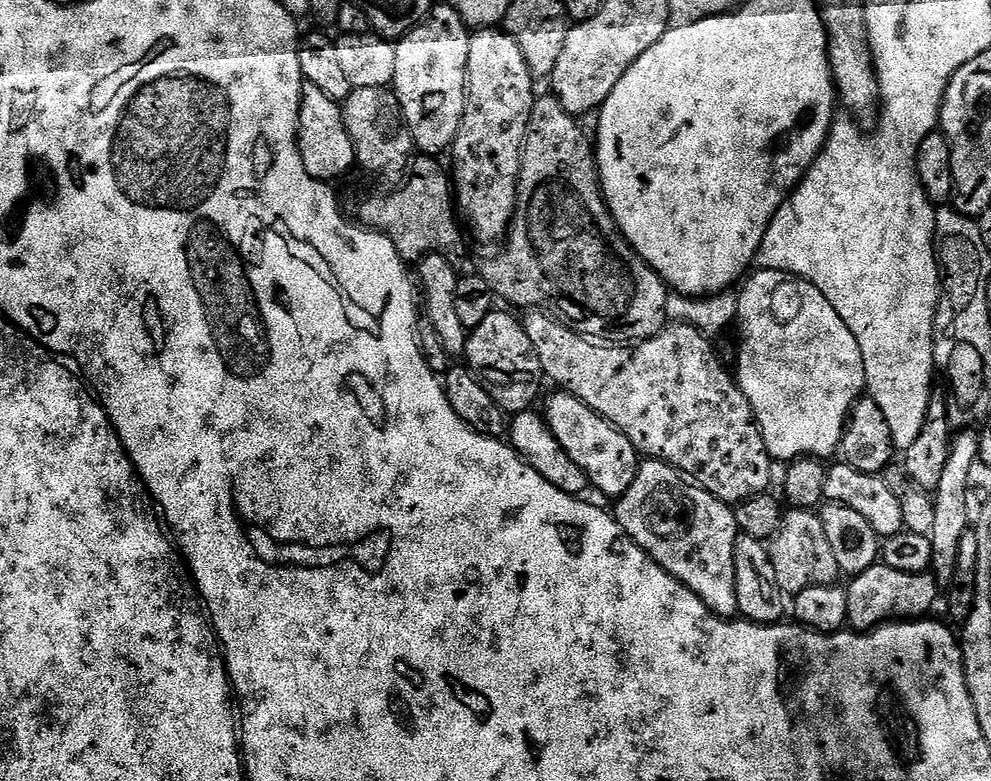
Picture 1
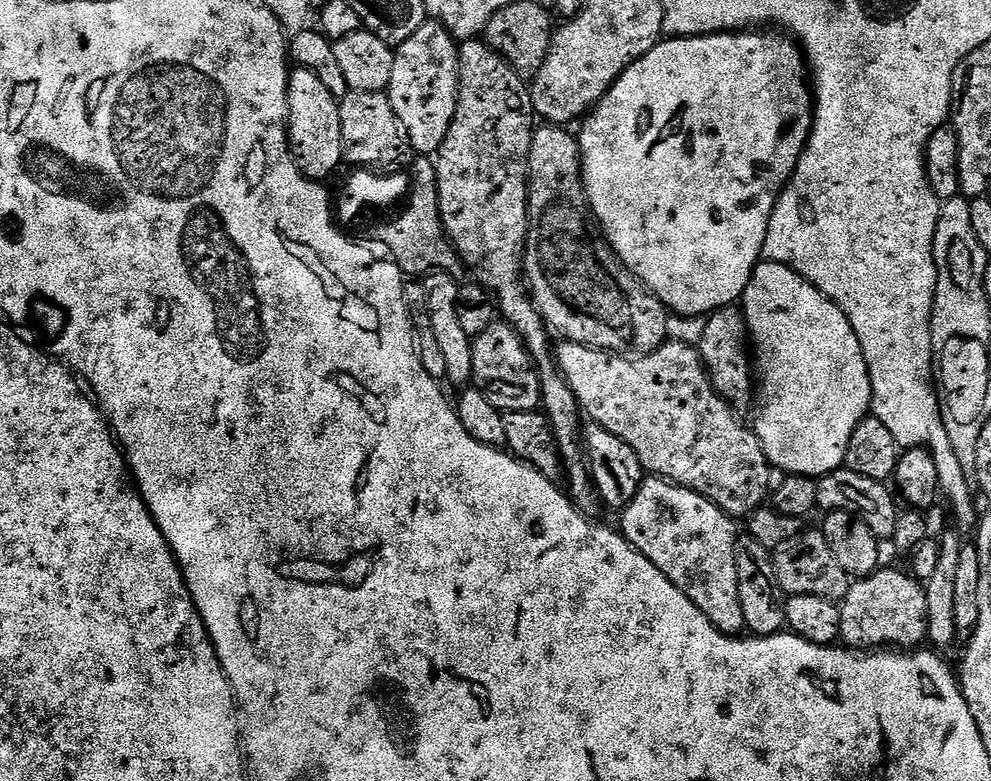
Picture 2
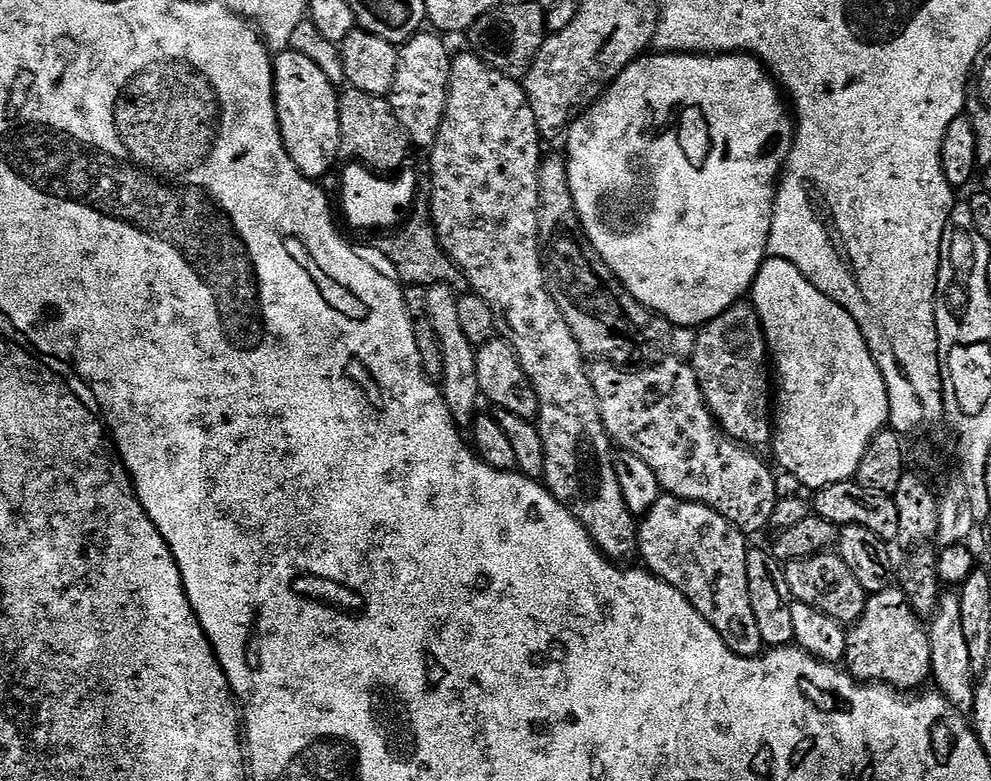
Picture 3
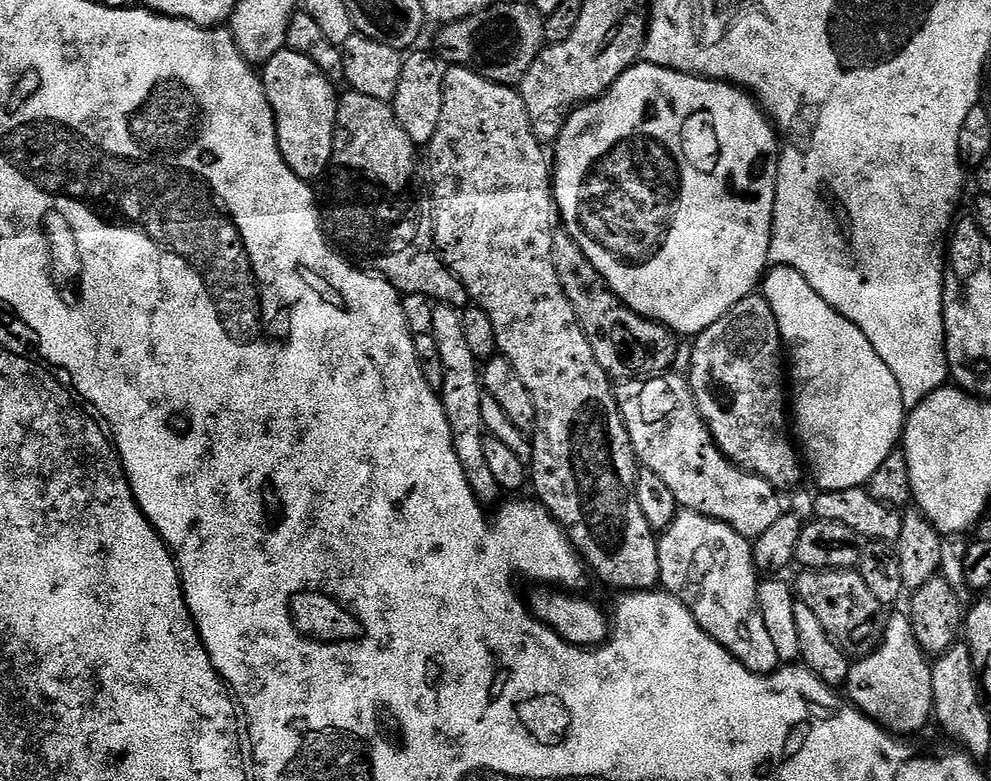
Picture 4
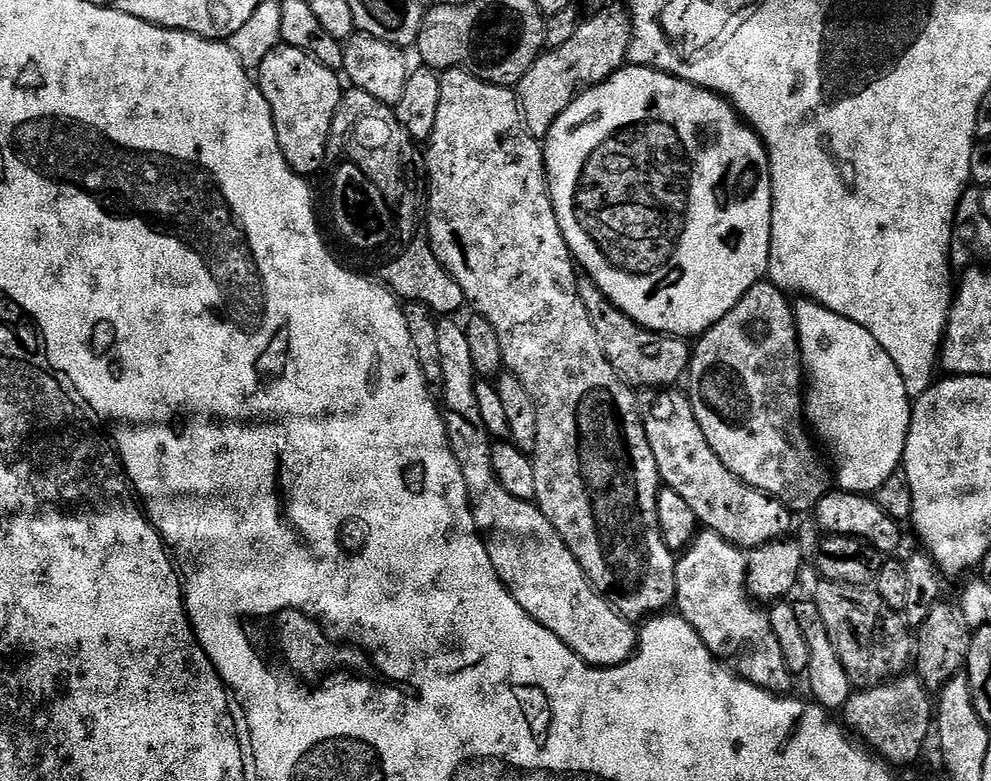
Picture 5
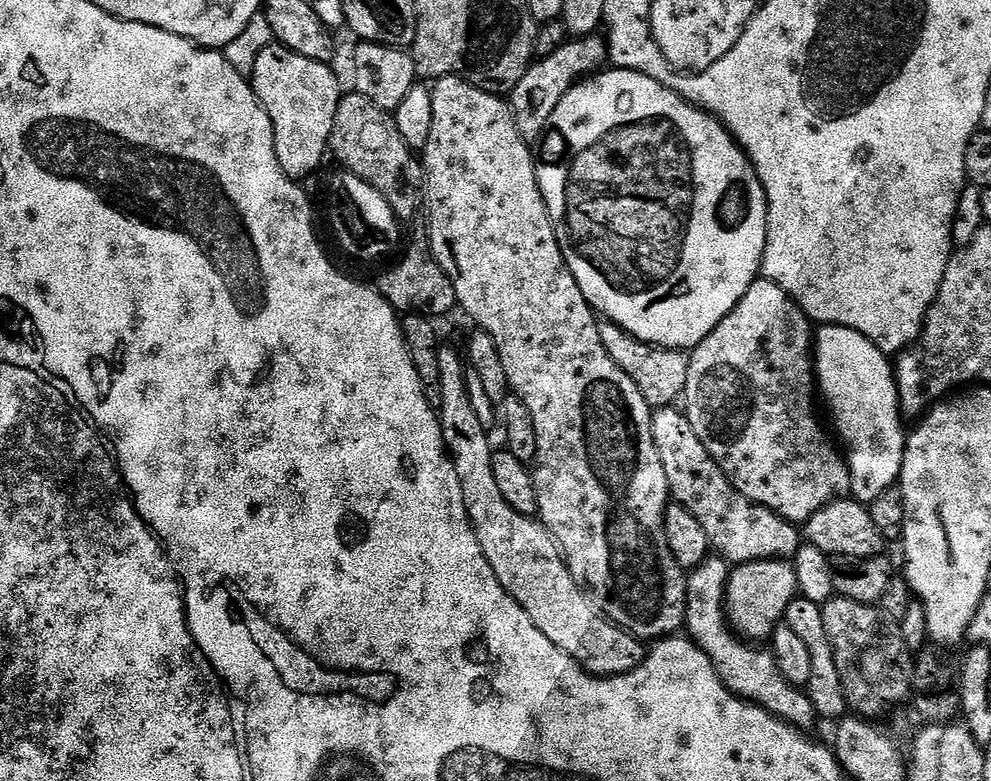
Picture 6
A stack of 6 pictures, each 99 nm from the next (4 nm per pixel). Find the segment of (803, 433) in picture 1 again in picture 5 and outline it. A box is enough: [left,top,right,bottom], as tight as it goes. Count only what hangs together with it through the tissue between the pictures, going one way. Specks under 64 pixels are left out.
[794,298,913,494]

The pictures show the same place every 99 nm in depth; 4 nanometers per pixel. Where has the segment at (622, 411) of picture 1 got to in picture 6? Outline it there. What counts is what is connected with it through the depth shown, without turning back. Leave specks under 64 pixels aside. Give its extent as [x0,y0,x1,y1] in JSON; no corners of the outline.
[652,407,802,565]

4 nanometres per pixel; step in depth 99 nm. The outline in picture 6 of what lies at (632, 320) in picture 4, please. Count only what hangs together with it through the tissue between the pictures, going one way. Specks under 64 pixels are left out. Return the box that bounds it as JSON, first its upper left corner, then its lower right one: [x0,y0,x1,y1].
[600,322,691,410]

